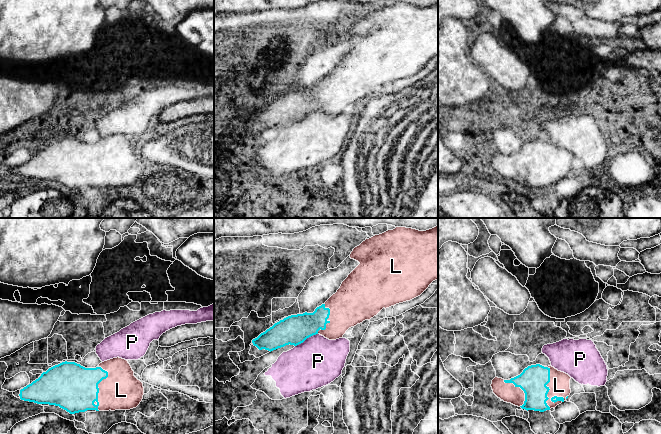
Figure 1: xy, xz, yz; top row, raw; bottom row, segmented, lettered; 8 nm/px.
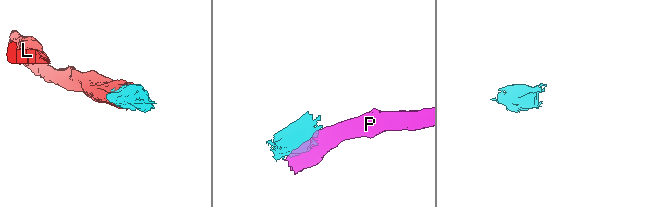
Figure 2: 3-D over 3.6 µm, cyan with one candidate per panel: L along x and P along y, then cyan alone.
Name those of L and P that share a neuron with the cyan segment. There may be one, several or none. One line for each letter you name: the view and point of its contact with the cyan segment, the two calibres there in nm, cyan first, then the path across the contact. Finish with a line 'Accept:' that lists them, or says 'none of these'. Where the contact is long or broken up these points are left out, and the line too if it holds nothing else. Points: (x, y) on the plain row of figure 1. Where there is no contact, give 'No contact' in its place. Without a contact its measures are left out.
L: Touches cyan at yz (546, 162). Thickness 220 nm (cyan) against 170 nm
Accept: L

